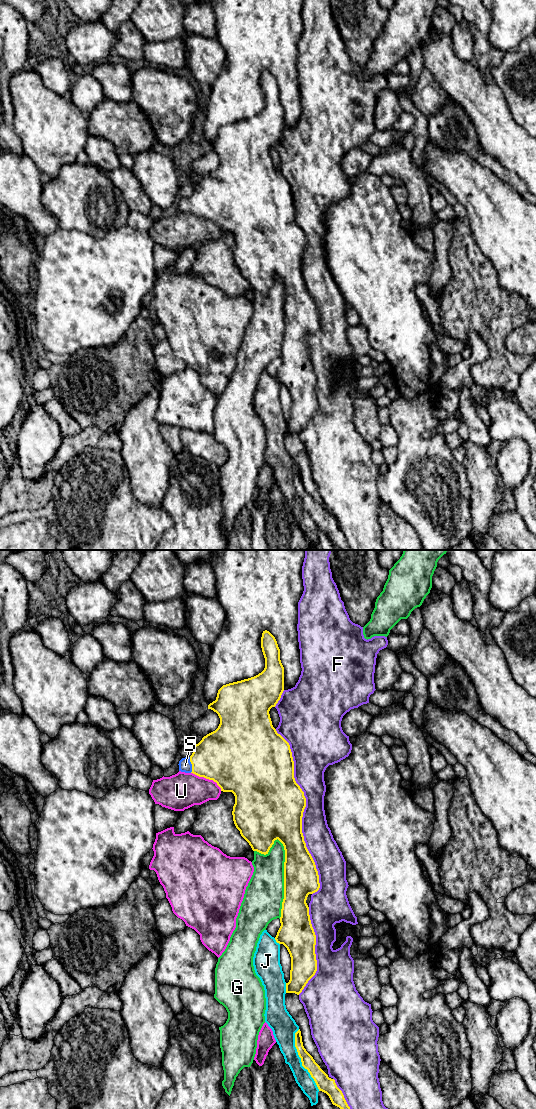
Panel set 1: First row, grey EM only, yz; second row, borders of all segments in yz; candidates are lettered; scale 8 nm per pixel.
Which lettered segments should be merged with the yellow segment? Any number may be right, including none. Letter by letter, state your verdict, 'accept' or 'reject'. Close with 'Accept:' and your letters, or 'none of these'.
F: reject
G: reject
J: reject
S: accept
U: reject
Accept: S

